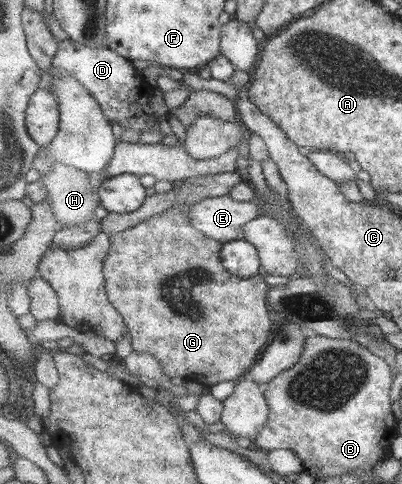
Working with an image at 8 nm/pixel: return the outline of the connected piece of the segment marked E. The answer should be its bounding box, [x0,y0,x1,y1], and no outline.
[187,196,263,243]

